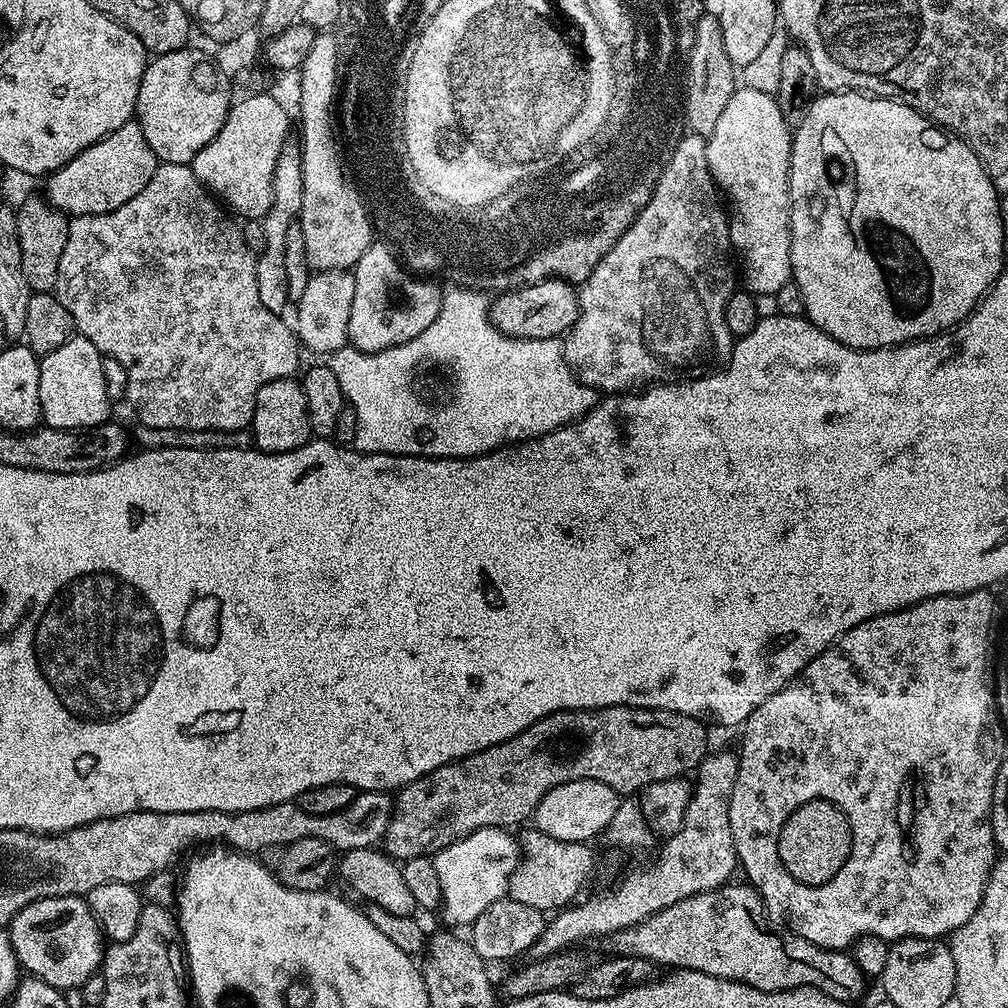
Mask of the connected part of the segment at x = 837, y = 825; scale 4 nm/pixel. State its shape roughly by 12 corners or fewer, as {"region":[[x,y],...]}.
{"region":[[808,804],[776,836],[786,876],[812,889],[835,880],[848,826]]}

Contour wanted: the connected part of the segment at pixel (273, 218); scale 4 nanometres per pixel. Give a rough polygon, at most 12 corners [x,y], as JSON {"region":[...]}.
{"region":[[295,143],[276,163],[272,205],[262,218],[266,248],[256,257],[258,299],[283,313],[286,233],[302,210]]}

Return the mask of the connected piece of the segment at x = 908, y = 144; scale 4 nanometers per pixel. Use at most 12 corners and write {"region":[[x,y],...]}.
{"region":[[899,100],[792,137],[792,280],[848,348],[964,323],[997,181]]}

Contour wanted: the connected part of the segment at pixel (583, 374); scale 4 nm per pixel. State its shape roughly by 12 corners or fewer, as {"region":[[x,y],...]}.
{"region":[[708,141],[579,285],[597,393],[727,364],[738,276]]}

